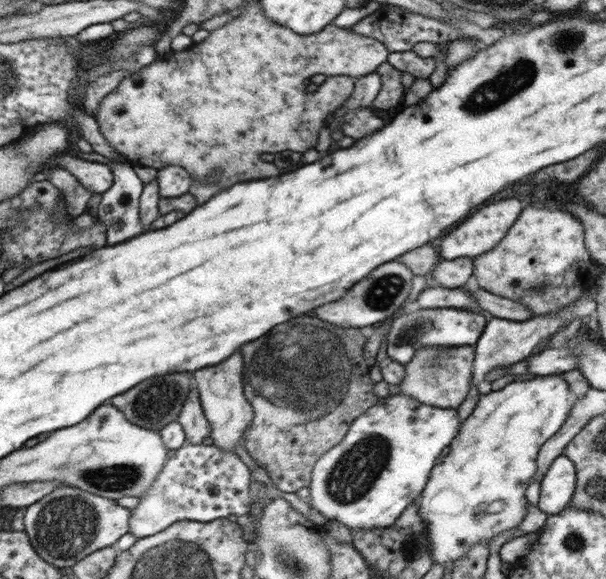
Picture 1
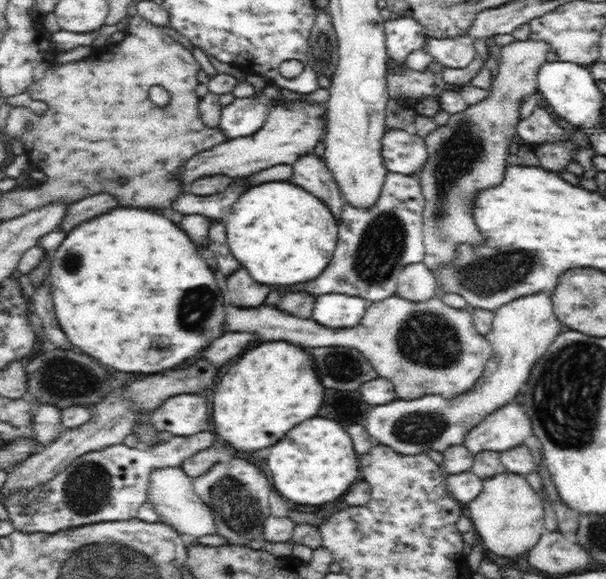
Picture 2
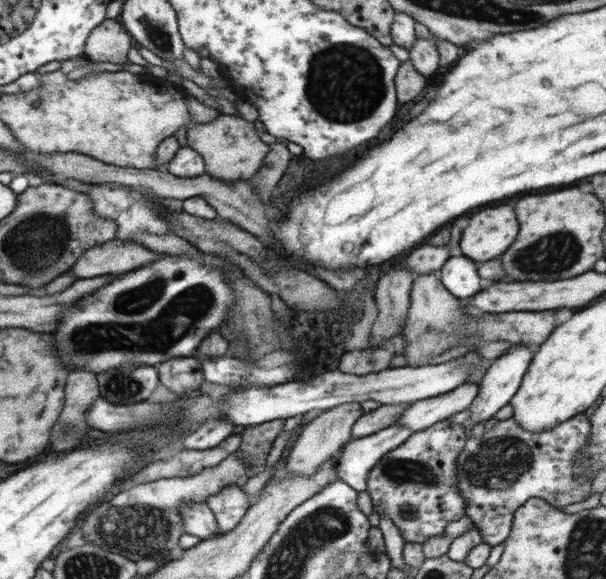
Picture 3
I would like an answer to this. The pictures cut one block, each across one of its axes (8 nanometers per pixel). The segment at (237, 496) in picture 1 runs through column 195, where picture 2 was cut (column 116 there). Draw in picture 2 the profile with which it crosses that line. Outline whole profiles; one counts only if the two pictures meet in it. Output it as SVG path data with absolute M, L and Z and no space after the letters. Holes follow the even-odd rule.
M211 431L198 432L198 434L192 434L190 436L173 436L167 442L162 442L159 445L152 445L148 447L137 446L135 448L128 447L123 443L115 444L112 446L104 447L100 450L90 451L86 454L80 455L75 458L63 471L60 471L54 477L38 483L36 486L32 487L30 490L10 490L10 494L6 494L6 500L3 502L3 506L7 510L7 518L11 522L11 526L16 531L30 534L30 533L46 533L54 534L61 532L62 530L78 529L80 526L86 526L94 524L97 522L114 522L114 521L125 521L136 518L140 506L146 502L147 498L147 488L149 486L148 475L154 470L160 467L180 467L182 462L186 461L188 458L193 457L194 454L200 452L201 450L214 447L214 434Z

